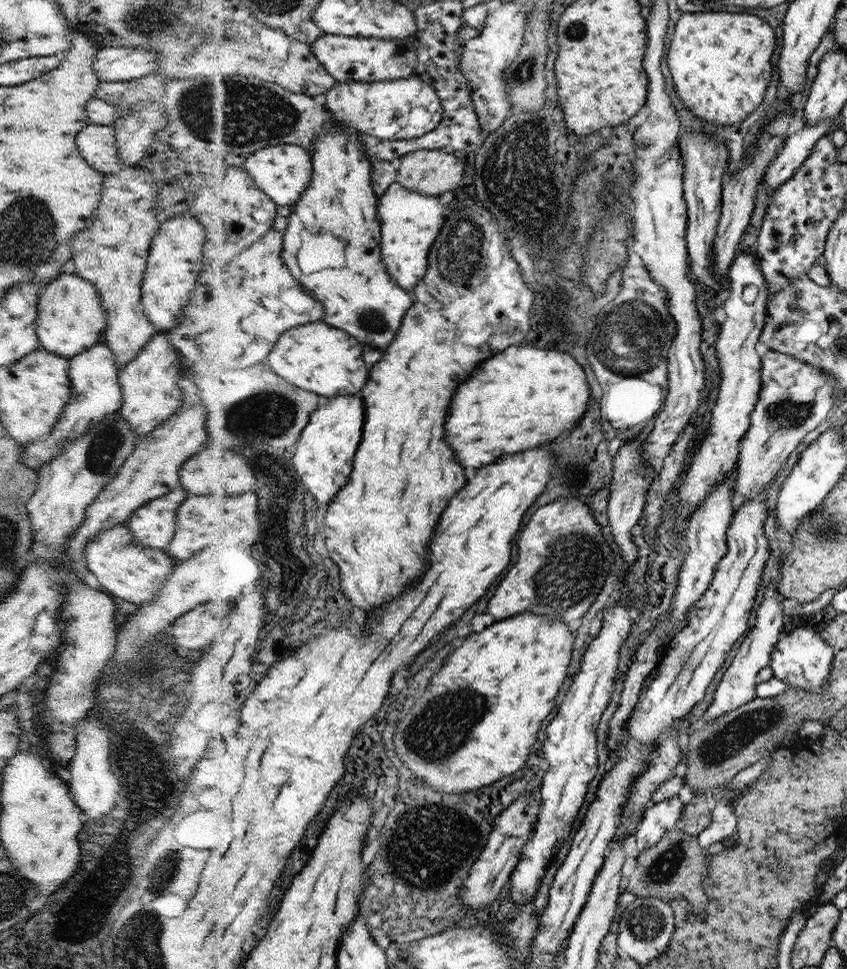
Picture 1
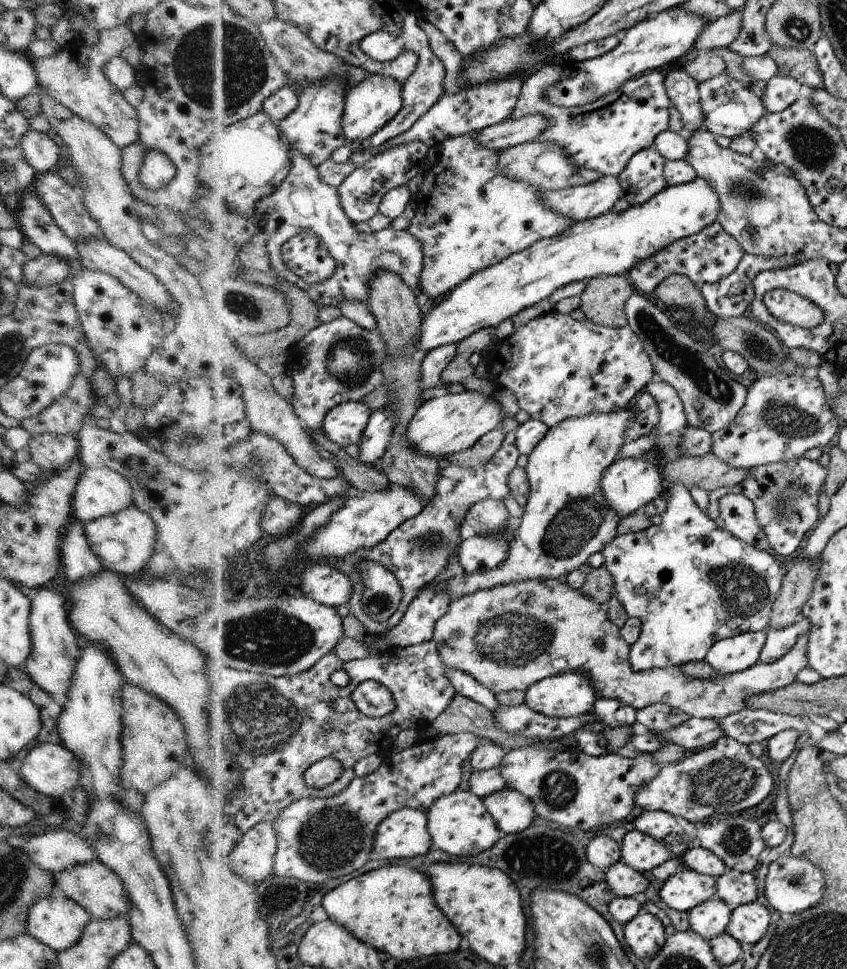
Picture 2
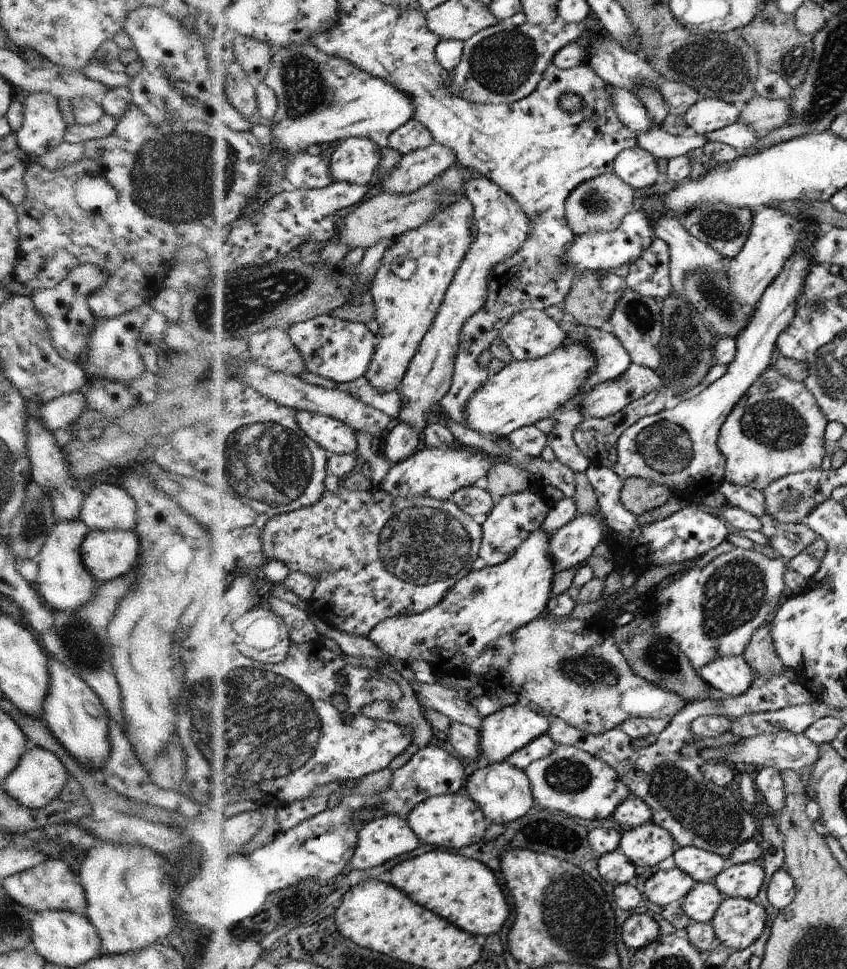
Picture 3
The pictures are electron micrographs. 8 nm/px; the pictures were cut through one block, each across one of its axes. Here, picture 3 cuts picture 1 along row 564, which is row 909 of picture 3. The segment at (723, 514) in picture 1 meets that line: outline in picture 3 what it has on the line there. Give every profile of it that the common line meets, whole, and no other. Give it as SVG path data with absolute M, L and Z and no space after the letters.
M710 881L709 883L698 883L696 888L680 903L682 910L690 920L708 923L713 920L714 913L720 908L725 897L718 890L717 885Z

